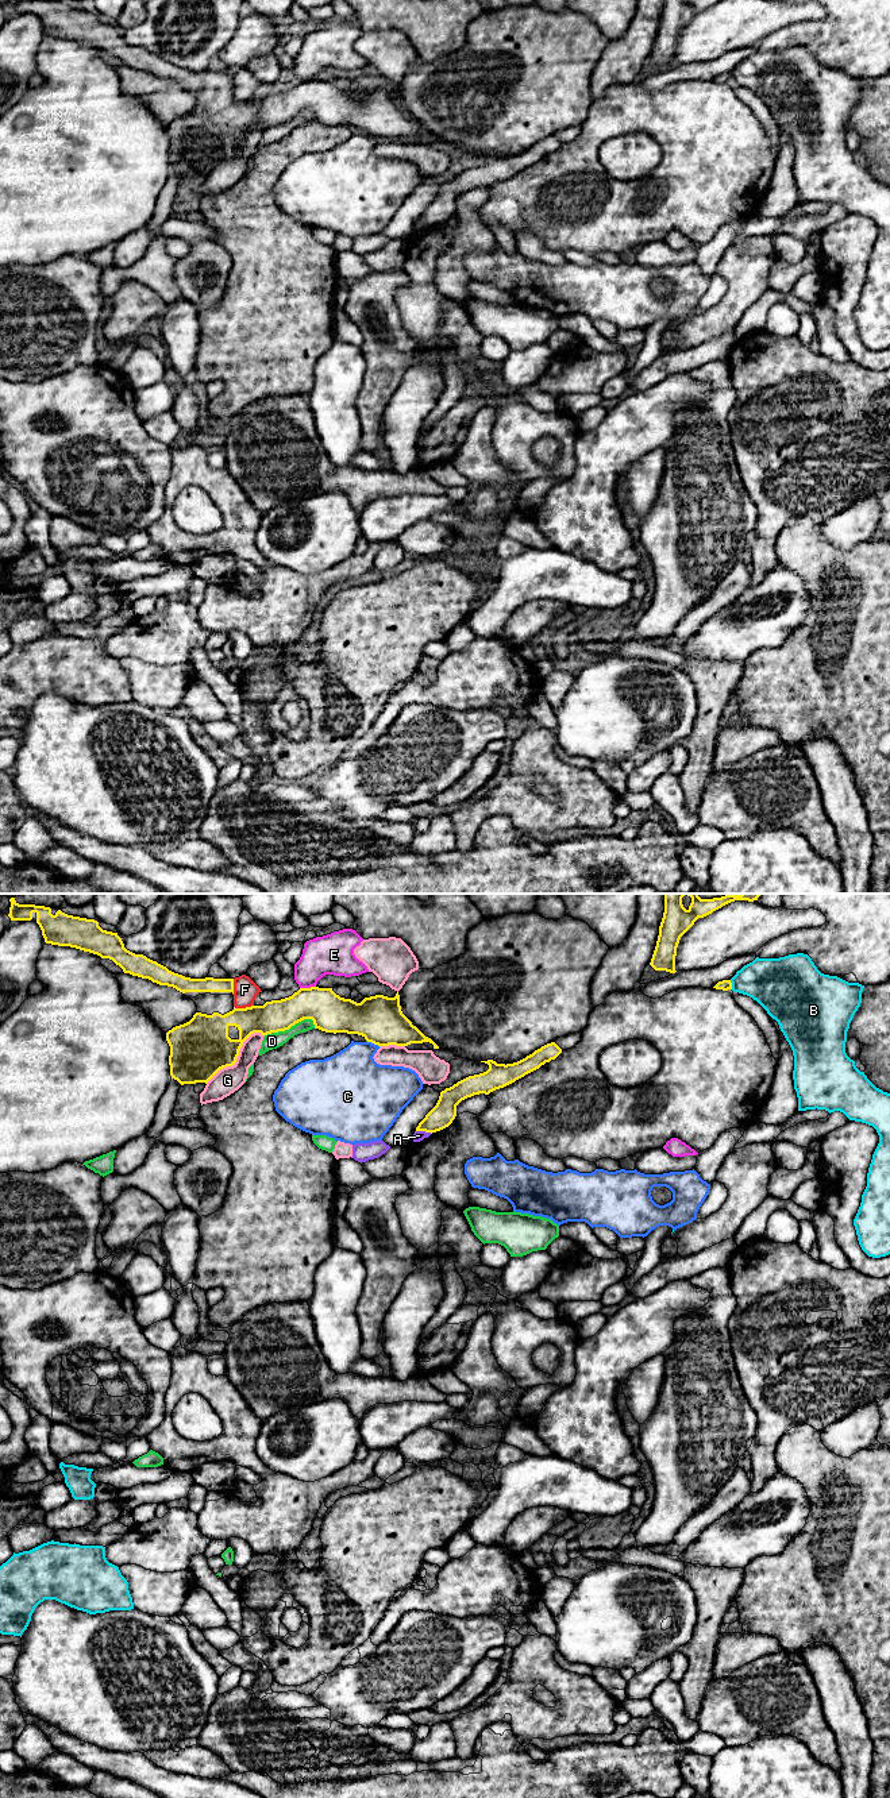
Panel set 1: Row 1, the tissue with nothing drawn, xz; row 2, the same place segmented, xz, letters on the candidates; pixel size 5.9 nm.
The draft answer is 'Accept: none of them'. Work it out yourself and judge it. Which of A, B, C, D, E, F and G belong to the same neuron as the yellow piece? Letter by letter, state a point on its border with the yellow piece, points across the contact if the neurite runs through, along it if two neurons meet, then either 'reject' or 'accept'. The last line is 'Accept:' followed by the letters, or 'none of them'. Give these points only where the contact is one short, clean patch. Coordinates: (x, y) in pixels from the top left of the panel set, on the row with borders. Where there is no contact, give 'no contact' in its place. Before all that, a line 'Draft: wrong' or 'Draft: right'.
Draft: right
A: meets yellow in xz at (424, 1130); border along xz (416, 1130), (431, 1133); reject
B: meets yellow in xz at (731, 984); reject
C: meets yellow in xz at (373, 1042); reject
D: meets yellow in xz at (291, 1026); reject
E: meets yellow in xz at (307, 988); reject
F: meets yellow in xz at (243, 1009); reject
G: meets yellow in xz at (237, 1057); reject
Accept: none of them

